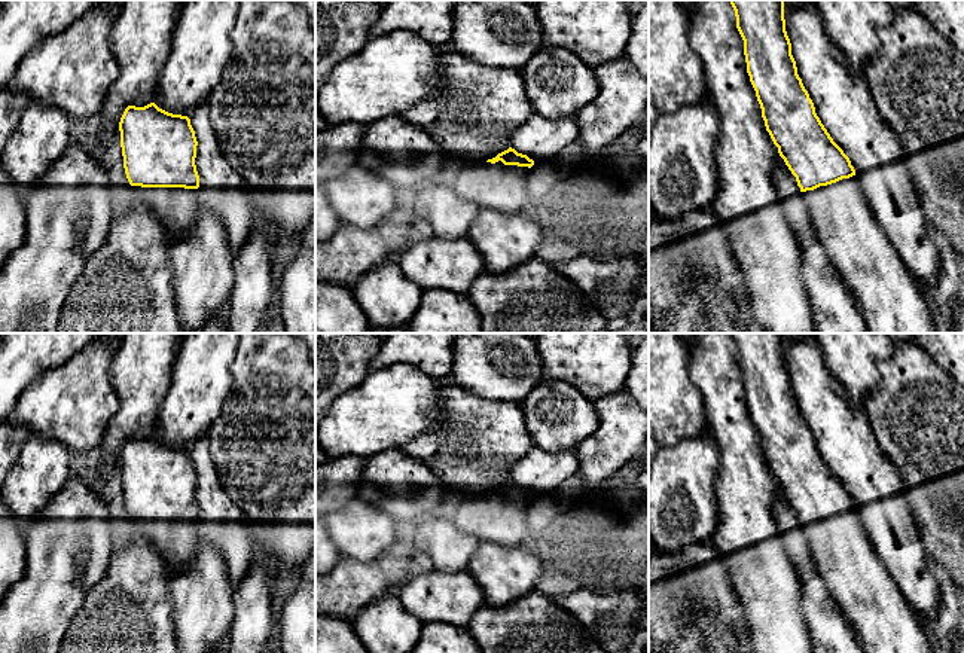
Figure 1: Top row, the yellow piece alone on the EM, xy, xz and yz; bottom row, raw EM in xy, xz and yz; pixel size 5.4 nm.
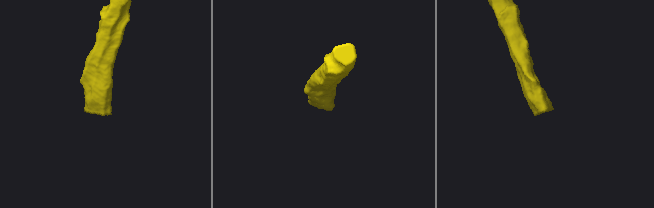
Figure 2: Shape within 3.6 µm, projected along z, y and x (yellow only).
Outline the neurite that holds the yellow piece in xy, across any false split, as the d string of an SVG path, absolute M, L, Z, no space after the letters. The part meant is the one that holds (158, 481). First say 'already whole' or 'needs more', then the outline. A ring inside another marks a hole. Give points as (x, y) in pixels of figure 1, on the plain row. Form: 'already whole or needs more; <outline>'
needs more; M155 436L128 439L119 464L131 518L123 527L146 537L176 577L192 561L199 538L198 475L190 452L168 446Z

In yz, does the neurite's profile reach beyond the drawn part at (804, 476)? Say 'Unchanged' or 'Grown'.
Grown

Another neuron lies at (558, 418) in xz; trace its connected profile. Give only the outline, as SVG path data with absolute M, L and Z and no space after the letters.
M562 381L539 384L521 408L534 446L547 452L576 449L600 425L594 402Z

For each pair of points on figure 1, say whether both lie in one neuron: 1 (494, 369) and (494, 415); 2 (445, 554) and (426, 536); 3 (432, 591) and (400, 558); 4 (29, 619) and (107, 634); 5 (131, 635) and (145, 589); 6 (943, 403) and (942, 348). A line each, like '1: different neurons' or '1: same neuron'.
1: different neurons
2: same neuron
3: different neurons
4: different neurons
5: same neuron
6: different neurons

